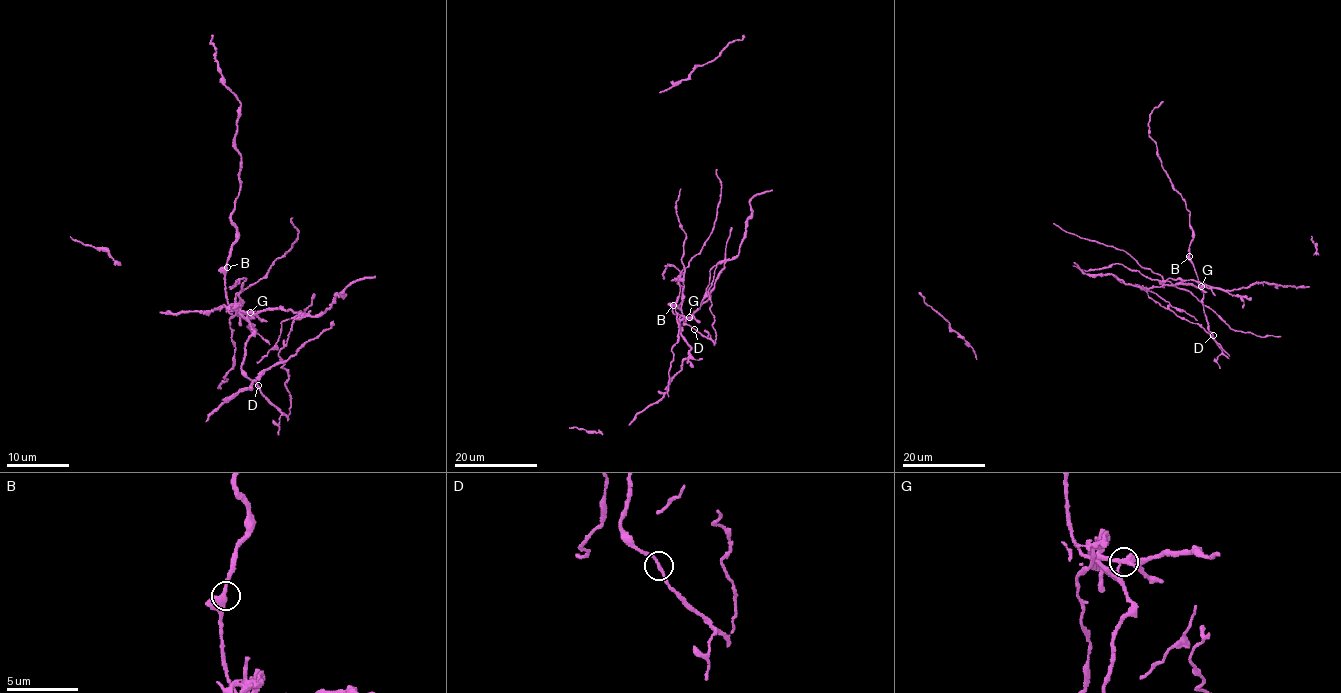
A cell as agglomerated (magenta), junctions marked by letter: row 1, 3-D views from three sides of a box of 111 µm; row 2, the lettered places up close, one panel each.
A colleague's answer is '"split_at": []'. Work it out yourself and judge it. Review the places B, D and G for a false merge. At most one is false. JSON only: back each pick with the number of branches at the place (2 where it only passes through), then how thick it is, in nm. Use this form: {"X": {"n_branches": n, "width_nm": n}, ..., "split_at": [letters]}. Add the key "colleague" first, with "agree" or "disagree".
{"colleague": "disagree", "G": {"n_branches": 3, "width_nm": 320}, "split_at": ["G"]}

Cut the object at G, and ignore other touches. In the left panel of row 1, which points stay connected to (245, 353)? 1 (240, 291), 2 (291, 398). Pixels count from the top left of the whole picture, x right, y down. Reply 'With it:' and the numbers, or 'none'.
With it: none

